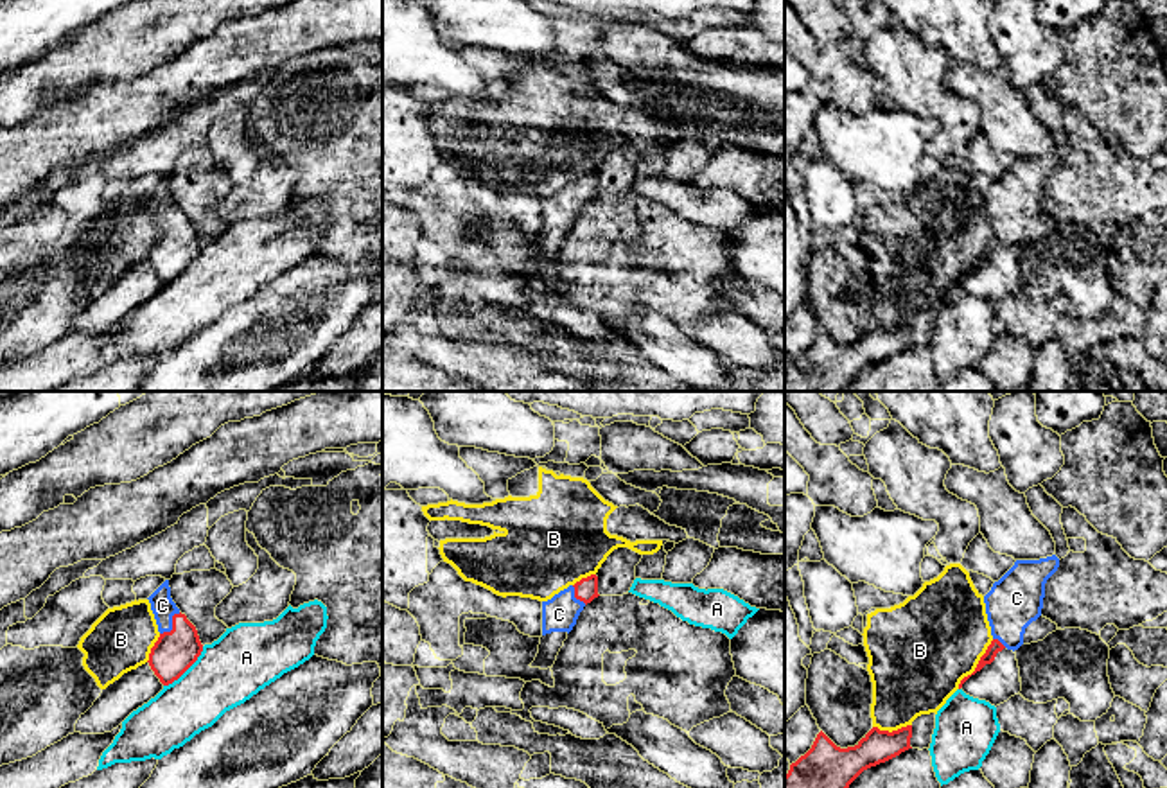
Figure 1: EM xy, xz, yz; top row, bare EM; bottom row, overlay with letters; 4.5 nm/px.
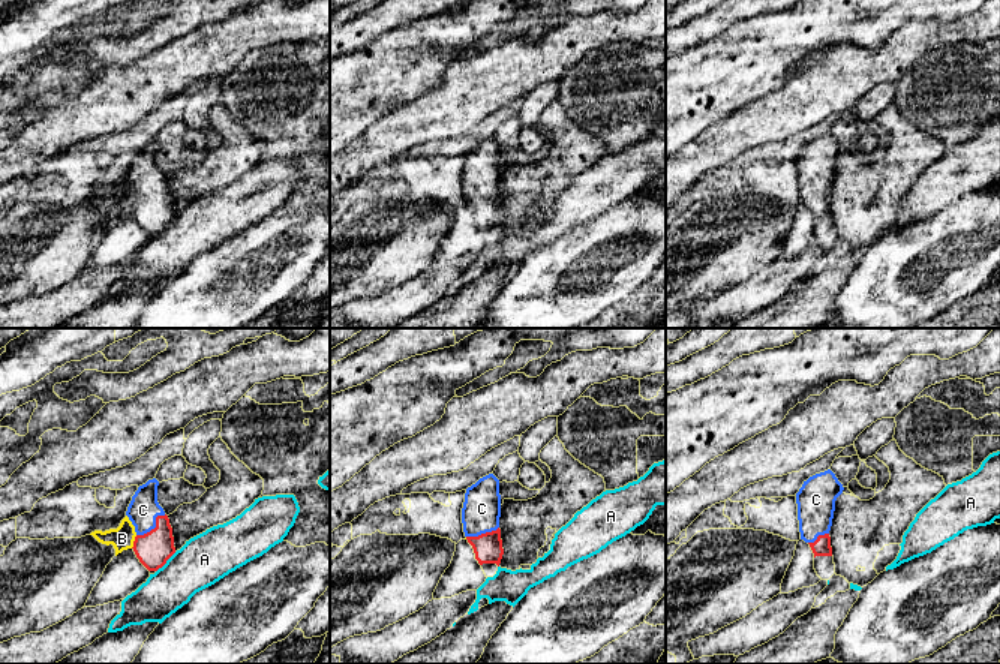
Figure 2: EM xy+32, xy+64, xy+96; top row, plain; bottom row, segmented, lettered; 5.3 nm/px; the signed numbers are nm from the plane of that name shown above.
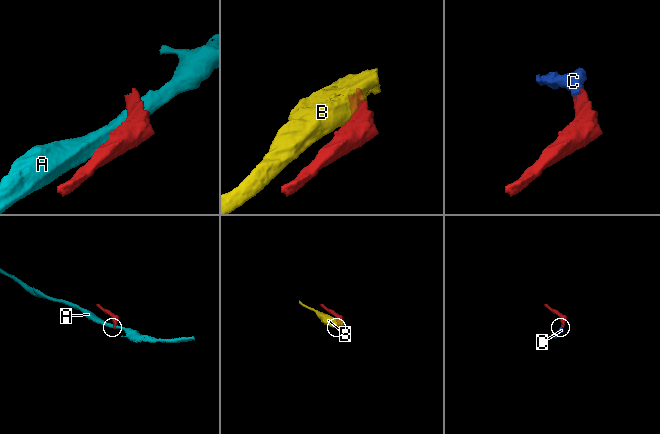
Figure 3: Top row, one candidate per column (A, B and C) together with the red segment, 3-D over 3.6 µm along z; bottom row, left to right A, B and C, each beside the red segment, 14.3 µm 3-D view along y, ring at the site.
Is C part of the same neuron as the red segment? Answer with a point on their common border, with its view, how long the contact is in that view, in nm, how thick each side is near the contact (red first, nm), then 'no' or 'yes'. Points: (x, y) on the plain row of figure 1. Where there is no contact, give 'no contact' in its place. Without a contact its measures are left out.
xy (173, 223) | 140 nm | 190/110 nm | yes

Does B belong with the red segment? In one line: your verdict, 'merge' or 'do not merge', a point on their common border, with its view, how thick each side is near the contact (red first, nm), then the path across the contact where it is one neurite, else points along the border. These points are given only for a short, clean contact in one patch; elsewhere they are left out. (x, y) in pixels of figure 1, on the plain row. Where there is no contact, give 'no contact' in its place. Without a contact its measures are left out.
do not merge | yz (977, 262) | 60/440 nm

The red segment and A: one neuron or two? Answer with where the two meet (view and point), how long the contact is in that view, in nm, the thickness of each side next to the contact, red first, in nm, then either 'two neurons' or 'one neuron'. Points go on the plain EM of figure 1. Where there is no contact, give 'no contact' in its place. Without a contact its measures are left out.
xy (185, 268) | 260 nm | 190/300 nm | two neurons

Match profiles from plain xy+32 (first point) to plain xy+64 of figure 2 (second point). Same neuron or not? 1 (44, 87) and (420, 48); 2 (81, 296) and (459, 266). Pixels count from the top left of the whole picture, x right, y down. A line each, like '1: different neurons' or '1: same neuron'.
1: same neuron
2: same neuron

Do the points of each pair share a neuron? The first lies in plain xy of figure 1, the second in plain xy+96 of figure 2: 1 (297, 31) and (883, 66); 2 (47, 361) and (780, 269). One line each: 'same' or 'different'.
1: same
2: same

